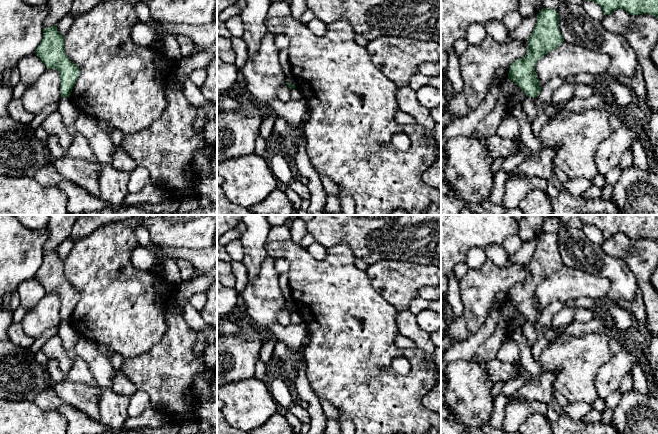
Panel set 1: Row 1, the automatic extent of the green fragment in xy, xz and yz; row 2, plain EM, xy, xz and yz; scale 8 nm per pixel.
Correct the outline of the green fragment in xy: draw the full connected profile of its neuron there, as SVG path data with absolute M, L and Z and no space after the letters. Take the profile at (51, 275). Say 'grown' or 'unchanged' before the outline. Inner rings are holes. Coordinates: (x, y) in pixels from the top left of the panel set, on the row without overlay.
unchanged; M57 250L43 253L43 263L35 278L47 293L57 293L60 298L61 321L69 321L80 299L79 291L71 286L64 275L65 261L61 260Z

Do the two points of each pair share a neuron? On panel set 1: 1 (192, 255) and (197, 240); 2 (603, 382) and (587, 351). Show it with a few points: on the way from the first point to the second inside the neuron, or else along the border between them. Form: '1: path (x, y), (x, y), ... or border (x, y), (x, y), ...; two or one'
1: border (172, 246), (206, 248); two
2: border (613, 354), (597, 373), (596, 390), (599, 395); two

